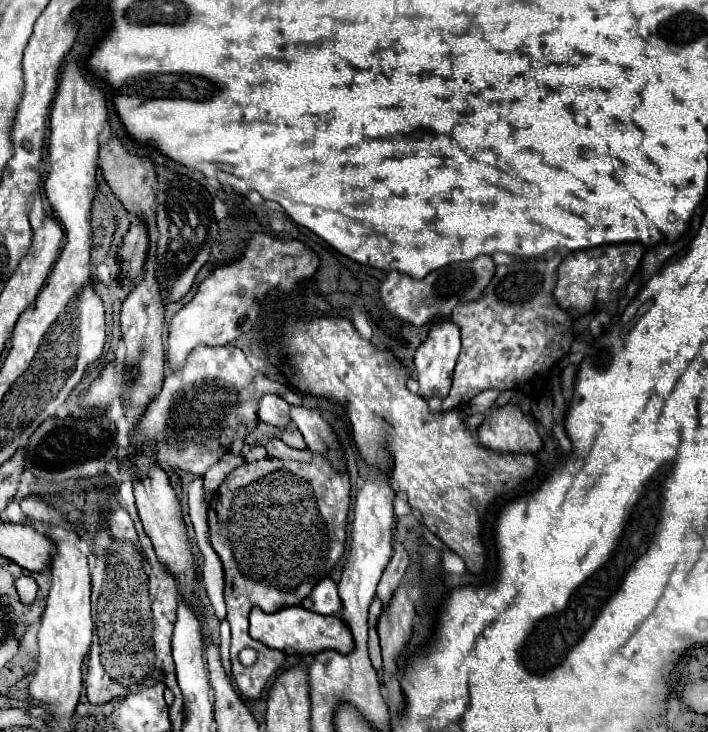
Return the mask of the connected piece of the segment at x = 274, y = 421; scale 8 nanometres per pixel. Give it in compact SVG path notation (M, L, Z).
M264 395L258 405L260 405L258 417L266 425L280 427L280 429L290 425L290 405L282 397L278 397L278 395Z

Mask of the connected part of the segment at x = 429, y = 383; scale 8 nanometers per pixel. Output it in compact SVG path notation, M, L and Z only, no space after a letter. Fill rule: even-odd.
M440 319L432 323L426 341L418 347L414 355L414 365L416 365L416 381L418 381L418 393L424 399L430 399L434 395L446 397L450 383L452 383L452 371L456 365L460 353L460 329L450 321L450 319Z

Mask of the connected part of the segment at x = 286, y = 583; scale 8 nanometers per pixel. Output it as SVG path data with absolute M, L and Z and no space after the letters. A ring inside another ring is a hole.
M312 453L312 457L312 463L270 457L244 463L224 479L210 501L210 543L222 561L226 579L224 599L228 609L226 619L232 627L232 677L240 693L250 699L260 695L266 681L284 663L284 653L260 645L248 635L248 613L252 605L258 605L266 613L300 605L344 553L350 479L348 473L336 471L320 453ZM244 647L258 651L256 665L244 667L238 661L238 653Z

